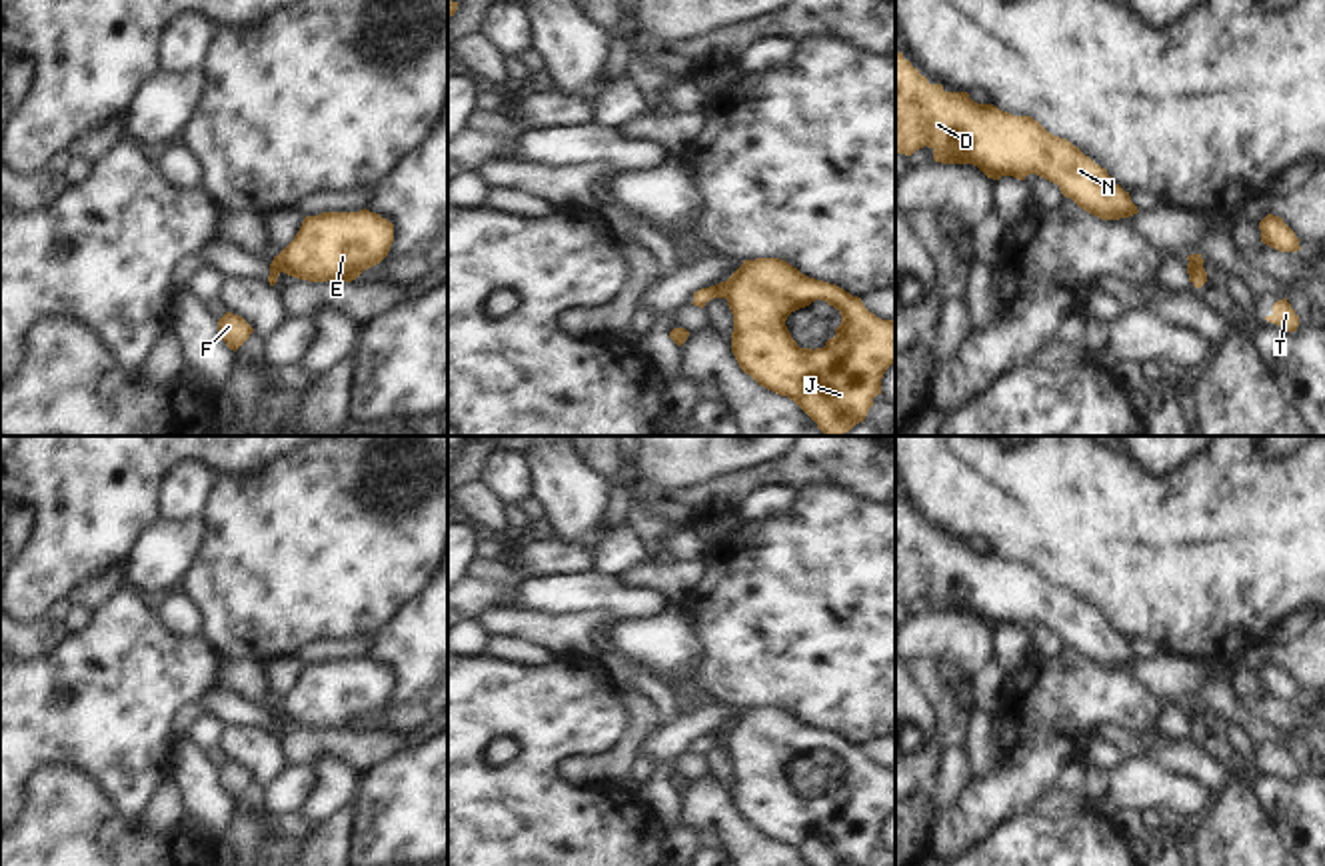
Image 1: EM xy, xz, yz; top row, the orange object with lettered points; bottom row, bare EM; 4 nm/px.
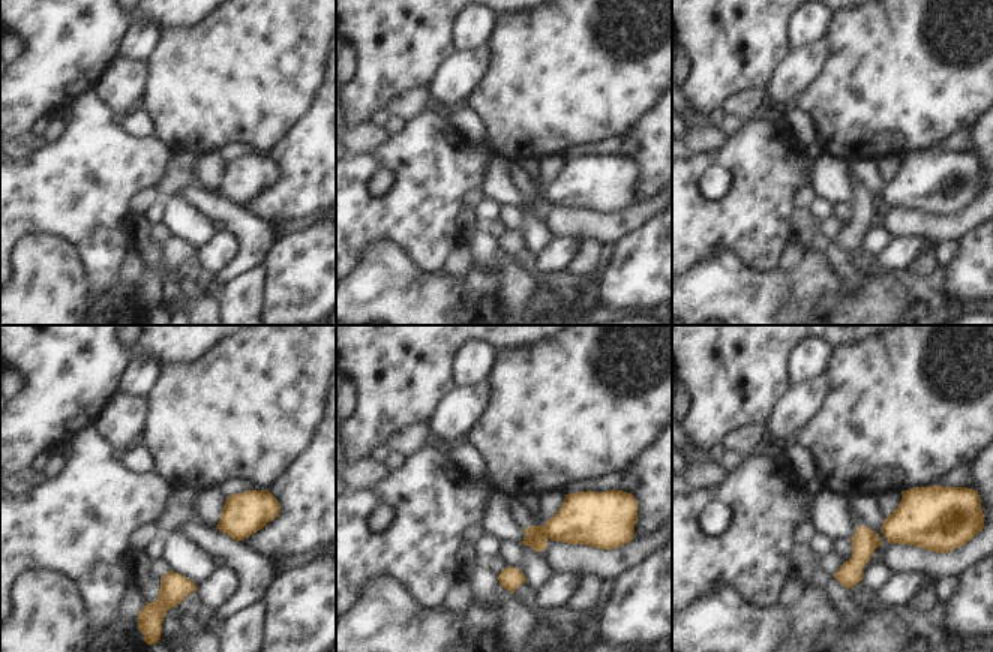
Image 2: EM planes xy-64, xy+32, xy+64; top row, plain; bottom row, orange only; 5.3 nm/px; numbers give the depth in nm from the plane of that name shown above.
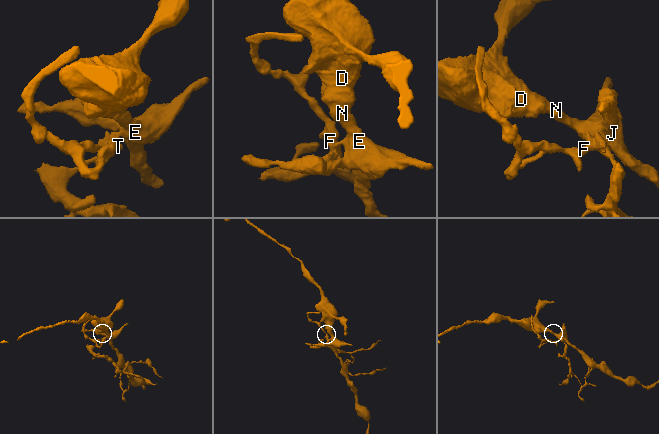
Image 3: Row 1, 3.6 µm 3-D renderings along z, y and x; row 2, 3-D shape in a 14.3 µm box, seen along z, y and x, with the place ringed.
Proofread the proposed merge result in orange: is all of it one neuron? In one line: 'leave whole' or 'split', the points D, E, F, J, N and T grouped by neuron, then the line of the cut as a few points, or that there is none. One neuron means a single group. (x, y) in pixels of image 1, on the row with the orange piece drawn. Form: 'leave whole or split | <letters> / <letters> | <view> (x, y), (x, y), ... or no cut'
split | D E J N / F T | xz (722, 282), (724, 296)

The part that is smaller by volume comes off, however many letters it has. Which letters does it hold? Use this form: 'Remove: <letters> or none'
Remove: F, T.

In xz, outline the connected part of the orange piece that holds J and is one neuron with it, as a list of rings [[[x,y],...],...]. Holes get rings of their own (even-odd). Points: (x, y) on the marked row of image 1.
[[[779,258],[743,260],[723,286],[723,298],[733,314],[731,352],[745,374],[793,400],[825,436],[843,436],[865,420],[873,398],[881,394],[885,370],[895,362],[895,320],[877,318],[861,298],[809,278]],[[815,300],[833,306],[841,314],[841,324],[823,348],[799,348],[785,320]]]

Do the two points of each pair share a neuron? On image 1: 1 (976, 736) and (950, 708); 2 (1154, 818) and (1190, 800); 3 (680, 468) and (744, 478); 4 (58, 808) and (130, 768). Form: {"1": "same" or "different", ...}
{"1": "different", "2": "different", "3": "different", "4": "different"}

